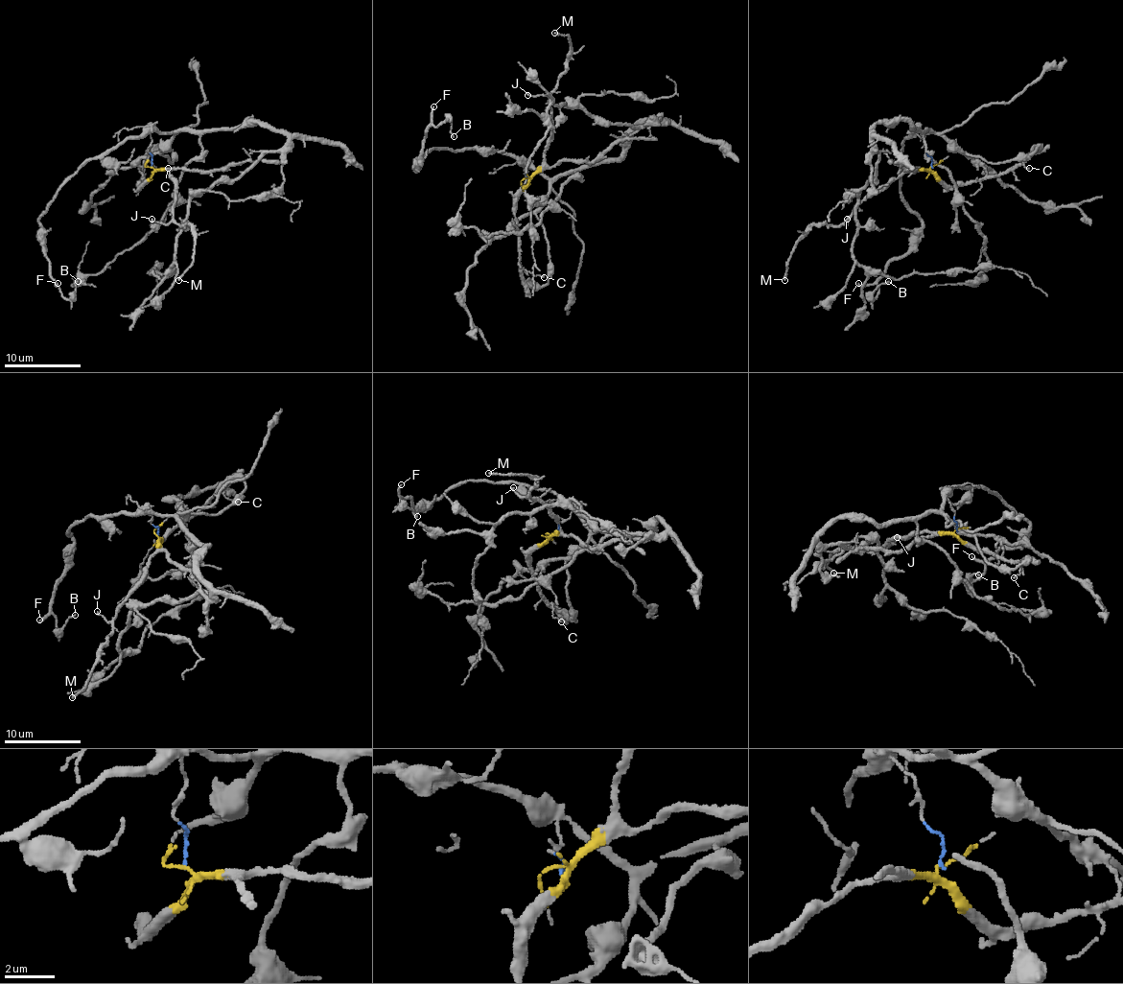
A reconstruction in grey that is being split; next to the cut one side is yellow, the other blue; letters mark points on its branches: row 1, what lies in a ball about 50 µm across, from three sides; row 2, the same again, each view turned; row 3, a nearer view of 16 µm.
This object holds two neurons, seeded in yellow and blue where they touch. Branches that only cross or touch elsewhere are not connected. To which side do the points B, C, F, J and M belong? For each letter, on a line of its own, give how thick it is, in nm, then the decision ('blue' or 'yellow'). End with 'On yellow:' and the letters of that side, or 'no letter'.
B: calibre 150 nm; blue
C: calibre 90 nm; yellow
F: calibre 140 nm; blue
J: calibre 140 nm; yellow
M: calibre 200 nm; yellow
On yellow: C, J, M

